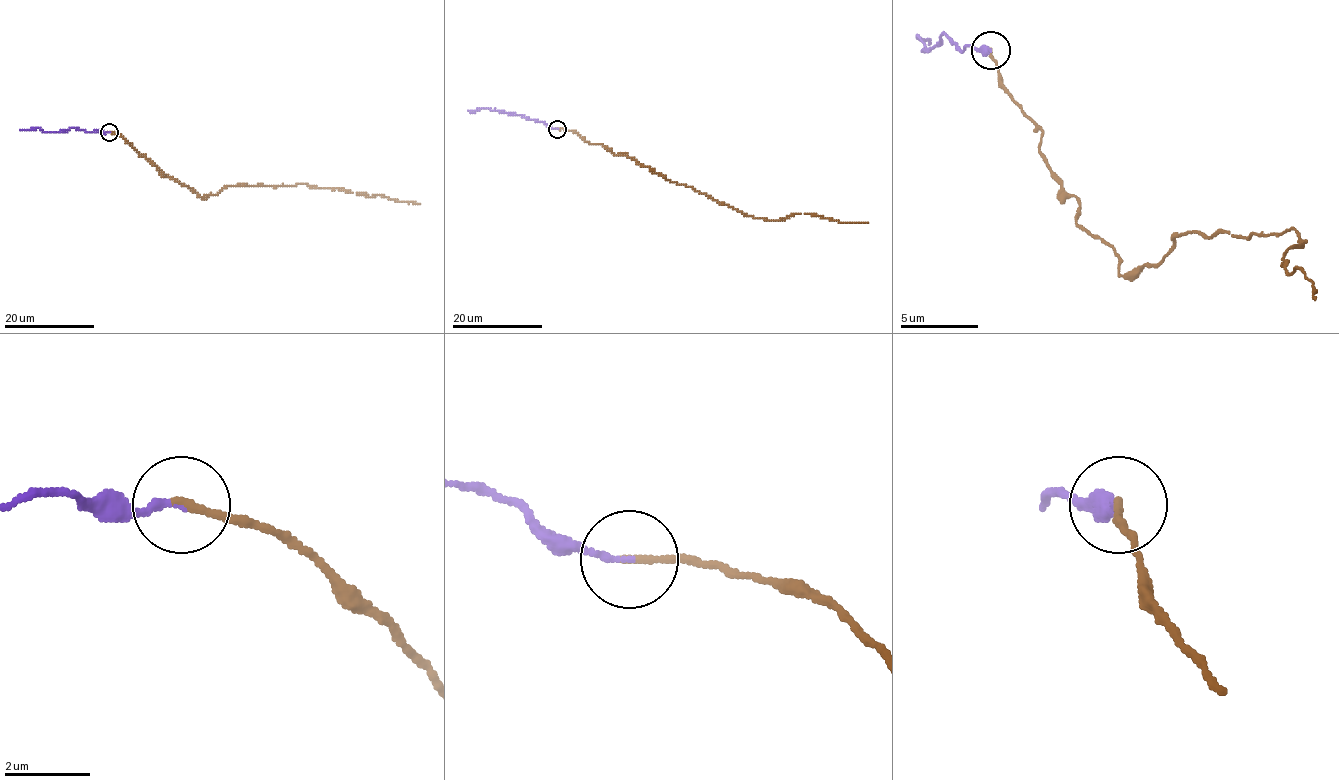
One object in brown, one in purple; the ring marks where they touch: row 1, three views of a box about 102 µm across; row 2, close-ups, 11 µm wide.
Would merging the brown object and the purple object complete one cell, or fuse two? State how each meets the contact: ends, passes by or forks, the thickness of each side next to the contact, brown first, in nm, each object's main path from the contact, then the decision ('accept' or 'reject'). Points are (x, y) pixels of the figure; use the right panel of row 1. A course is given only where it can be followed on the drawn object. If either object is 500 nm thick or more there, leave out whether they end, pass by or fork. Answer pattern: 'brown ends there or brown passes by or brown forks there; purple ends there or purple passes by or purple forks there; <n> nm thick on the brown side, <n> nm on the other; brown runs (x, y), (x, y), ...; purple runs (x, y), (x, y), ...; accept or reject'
brown ends there; purple ends there; 200 nm thick on the brown side, 150 nm on the other; brown runs (989, 51), (1079, 202), (1075, 222), (1121, 276), (1176, 237), (1292, 230), (1304, 245), (1281, 261), (1316, 299); purple runs (989, 51), (970, 47), (962, 51), (943, 35), (923, 51), (919, 35), (927, 43); accept

